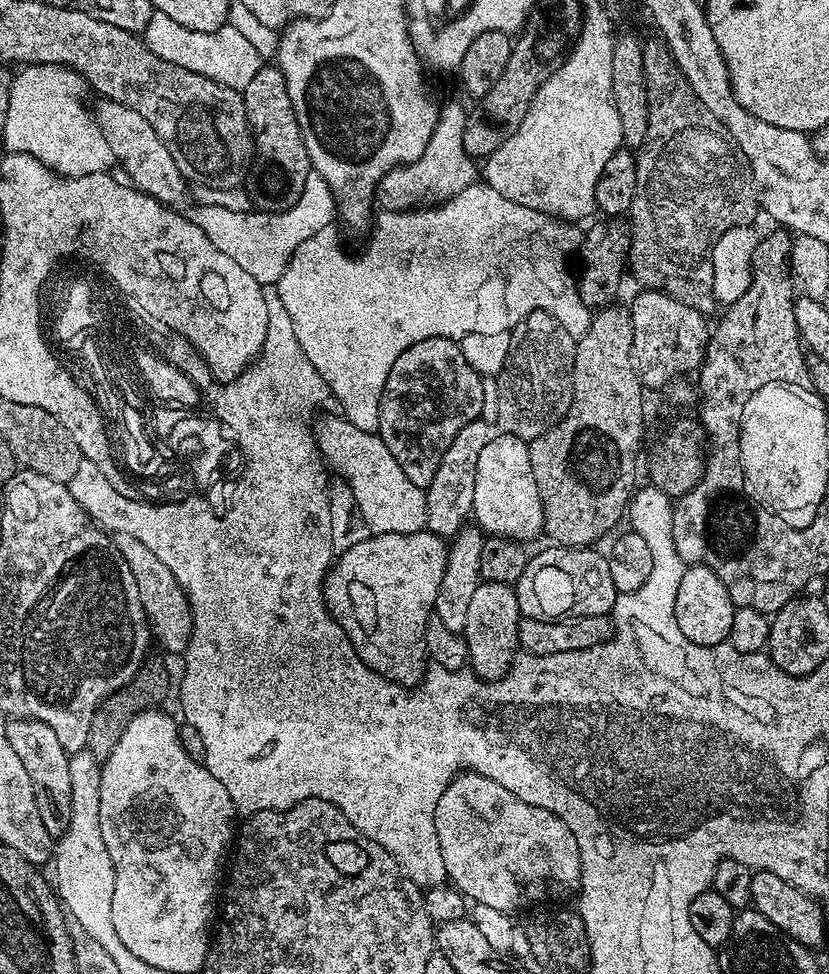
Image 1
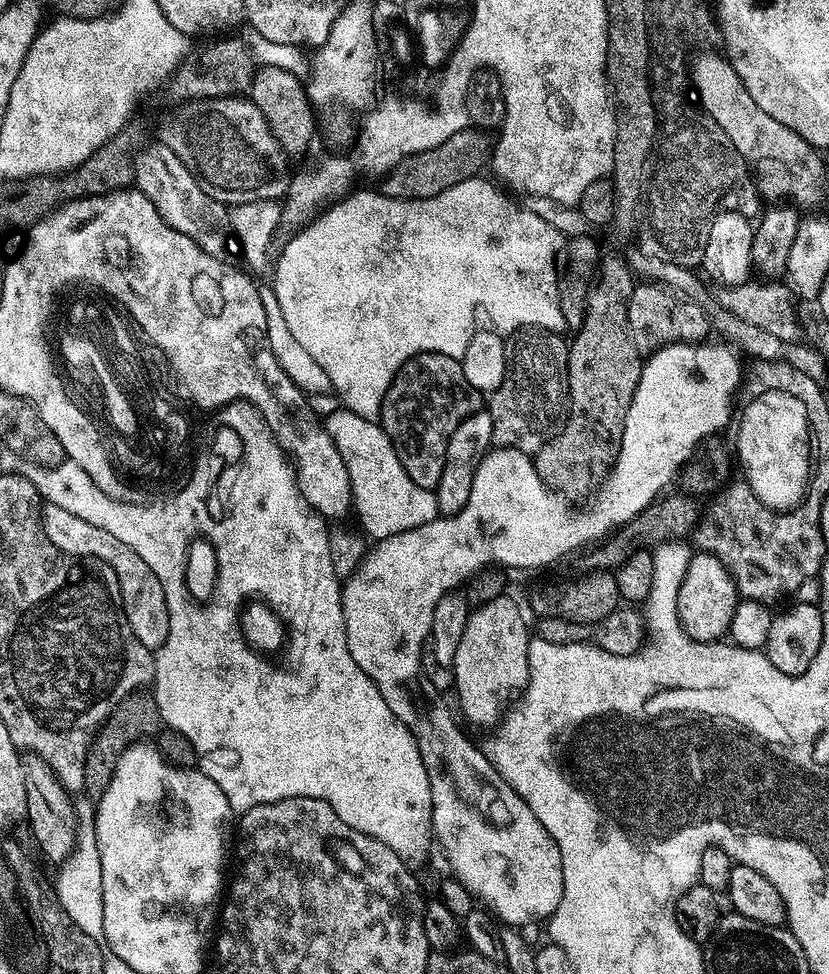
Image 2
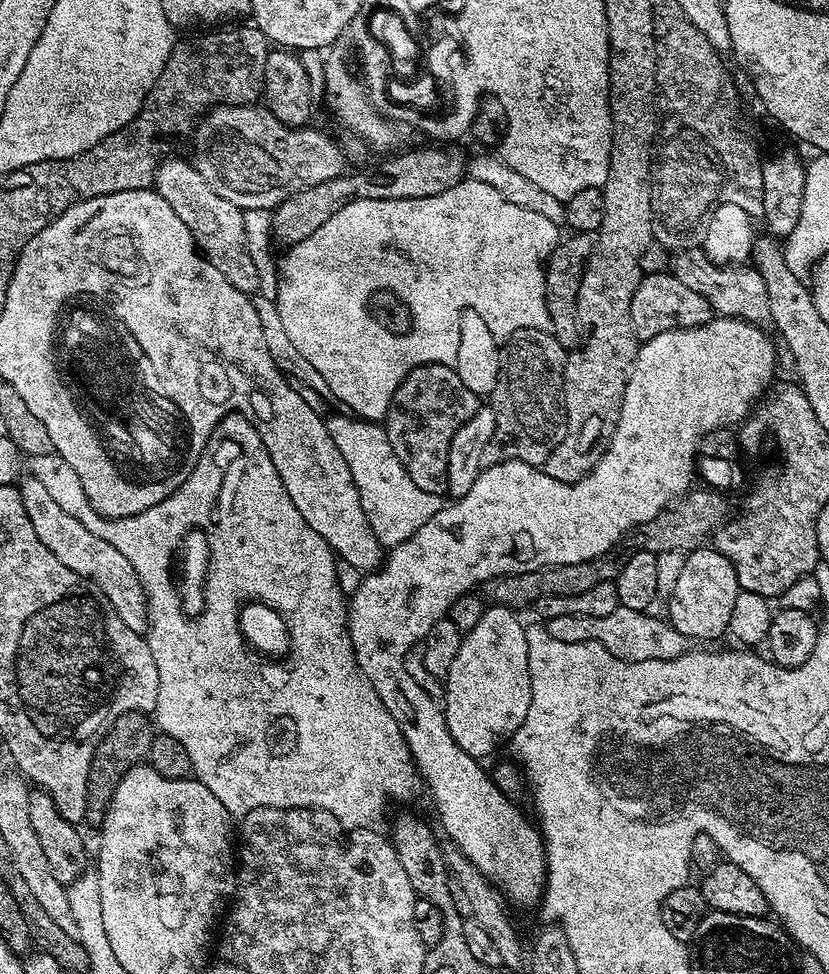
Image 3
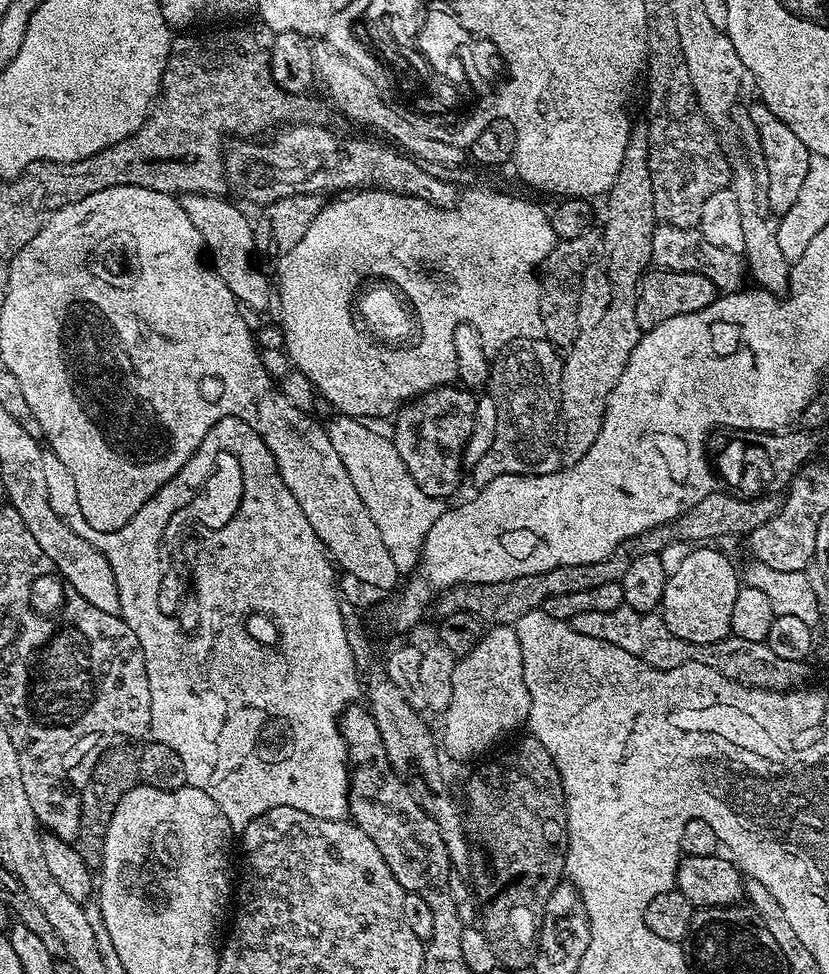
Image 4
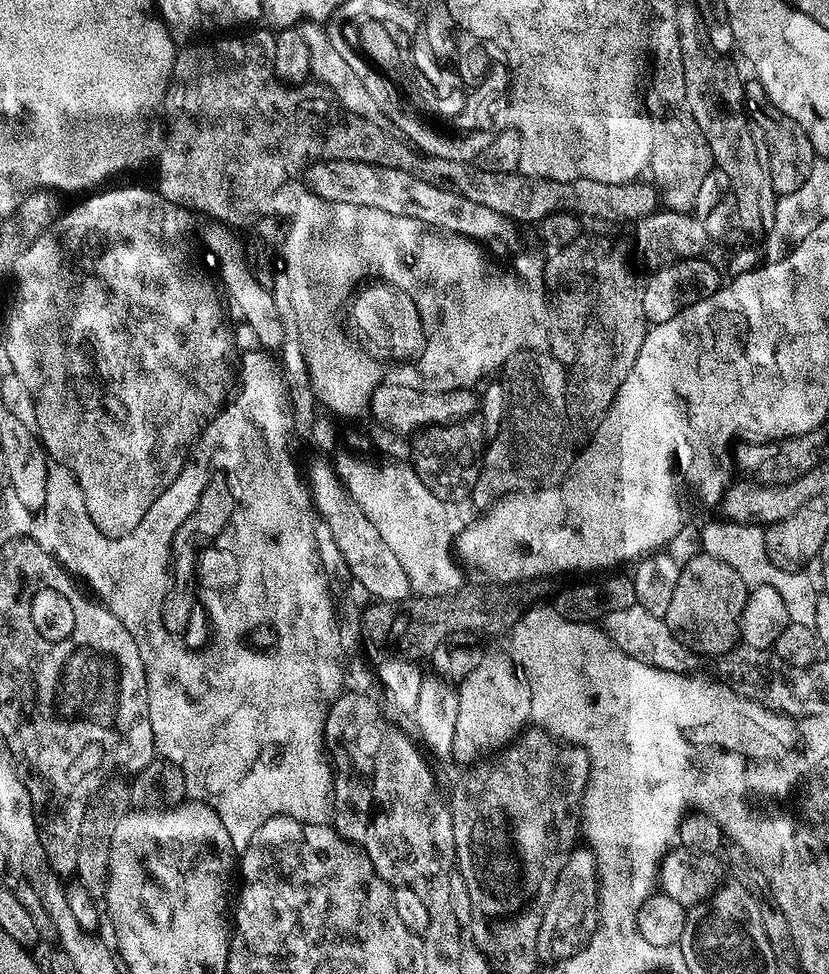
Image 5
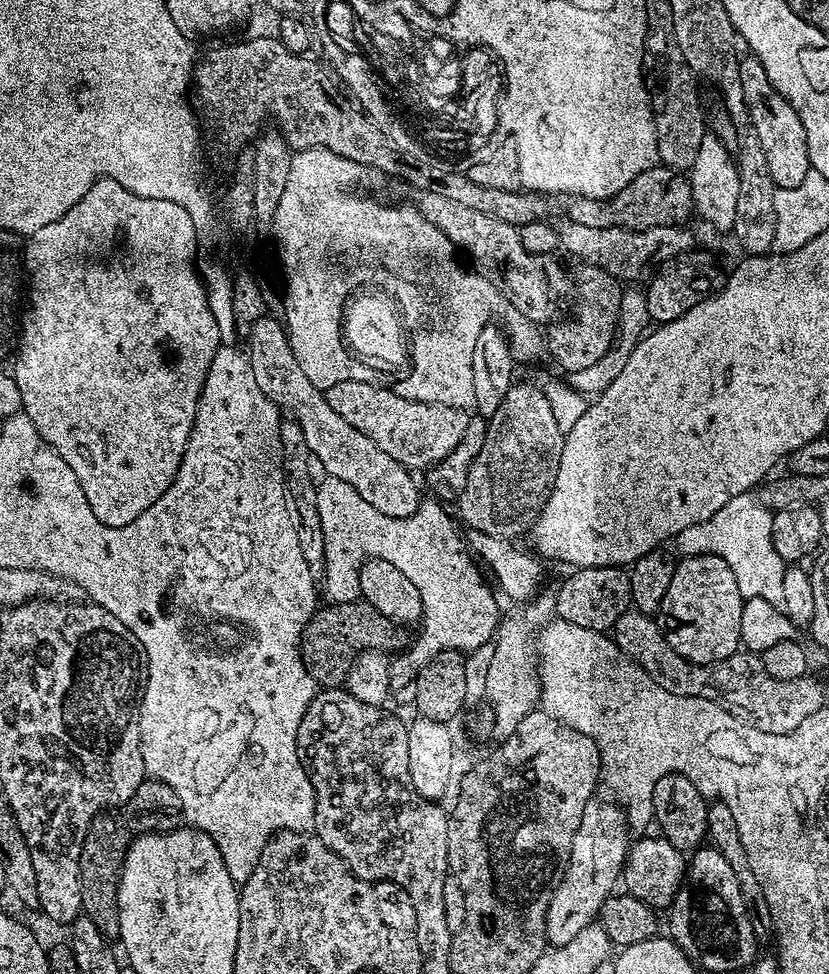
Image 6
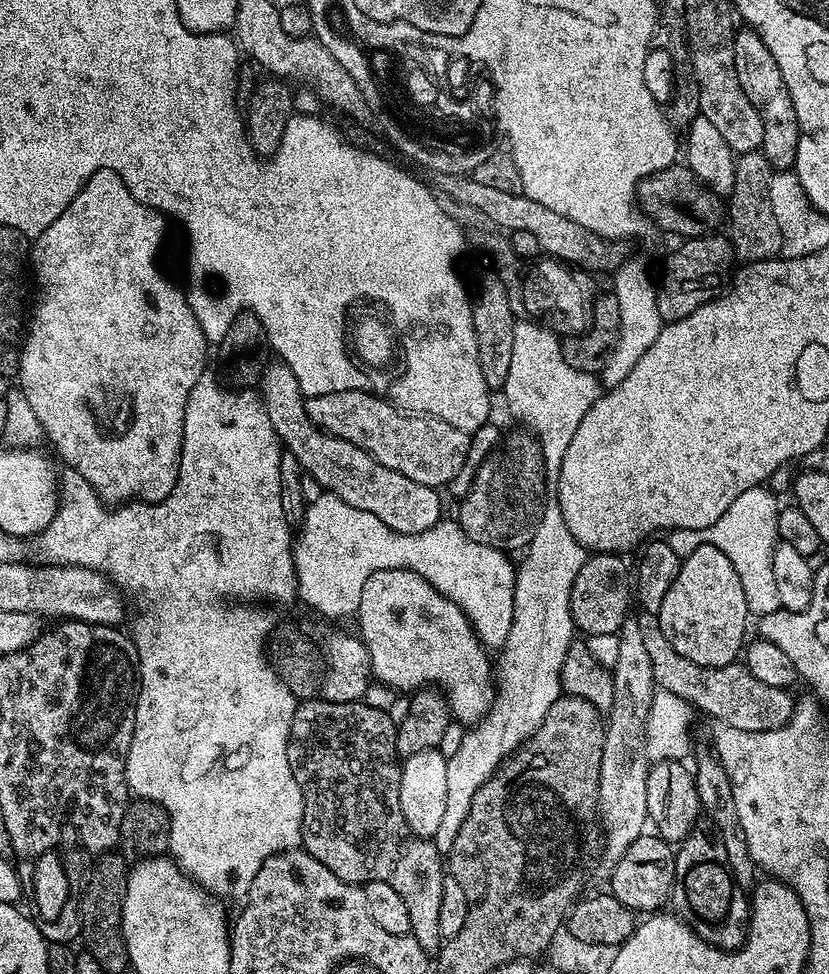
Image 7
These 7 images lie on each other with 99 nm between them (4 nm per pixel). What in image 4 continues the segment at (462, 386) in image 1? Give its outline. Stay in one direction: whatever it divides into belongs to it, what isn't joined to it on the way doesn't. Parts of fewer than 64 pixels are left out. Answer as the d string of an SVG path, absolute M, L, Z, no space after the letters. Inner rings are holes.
M441 386L420 393L395 413L396 429L390 432L390 439L422 494L444 500L459 490L462 457L474 426L476 402L477 397L466 387Z

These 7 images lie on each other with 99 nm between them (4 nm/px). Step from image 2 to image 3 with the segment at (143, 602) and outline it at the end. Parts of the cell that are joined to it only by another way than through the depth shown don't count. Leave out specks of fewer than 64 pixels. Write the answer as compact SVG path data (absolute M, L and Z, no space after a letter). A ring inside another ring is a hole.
M56 502L48 504L48 508L32 508L32 516L36 516L34 534L41 539L42 544L64 566L89 580L130 630L143 635L148 627L148 599L130 560L111 546L110 542L90 532L82 522L66 513Z

